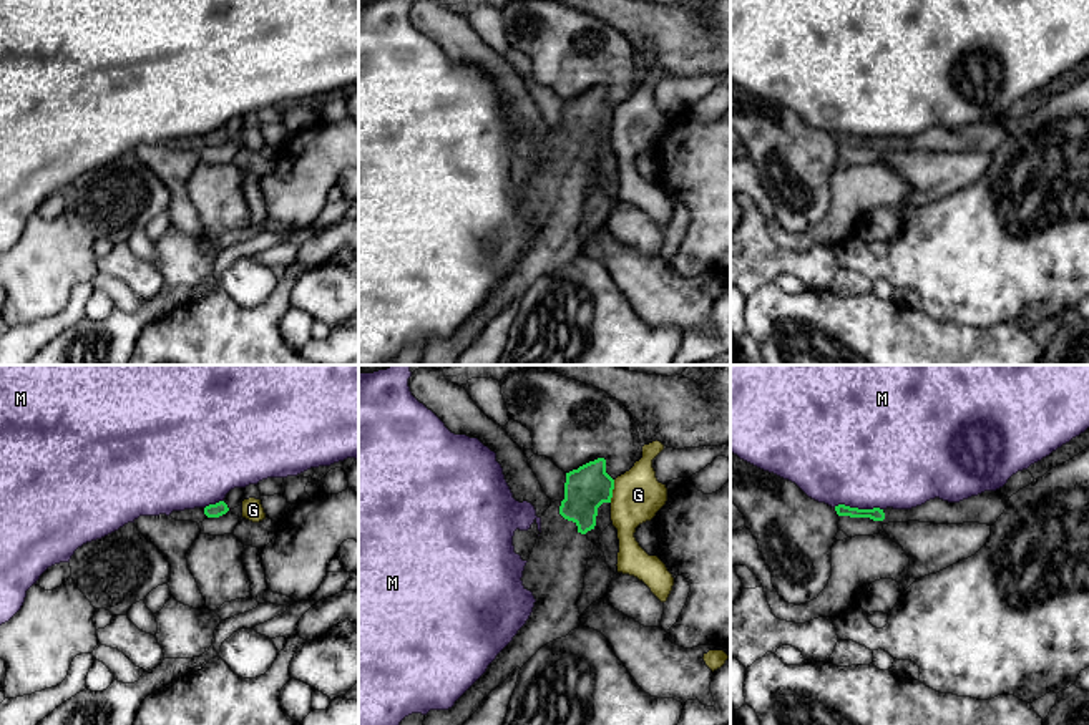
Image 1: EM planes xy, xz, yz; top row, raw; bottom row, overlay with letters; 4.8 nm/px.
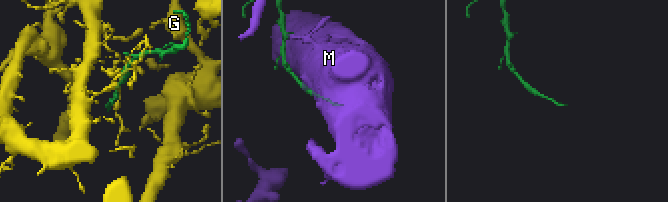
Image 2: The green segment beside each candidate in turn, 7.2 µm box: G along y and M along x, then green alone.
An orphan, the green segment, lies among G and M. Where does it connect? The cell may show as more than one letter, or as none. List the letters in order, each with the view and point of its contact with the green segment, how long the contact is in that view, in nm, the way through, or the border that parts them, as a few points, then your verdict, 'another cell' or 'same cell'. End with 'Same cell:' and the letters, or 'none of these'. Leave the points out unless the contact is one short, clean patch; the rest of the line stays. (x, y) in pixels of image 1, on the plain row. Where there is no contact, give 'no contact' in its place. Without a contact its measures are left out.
G: contact xz (611, 120); length 110 nm; border xz (615, 108), (610, 130); another cell
M: contact yz (857, 136); length 240 nm; another cell
Same cell: none of these

